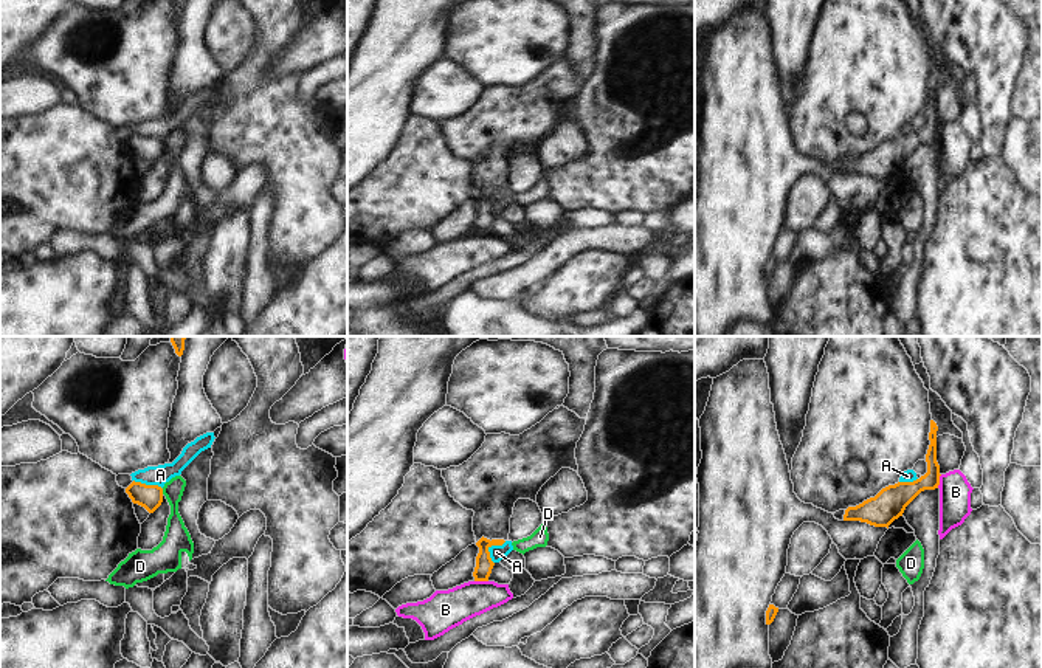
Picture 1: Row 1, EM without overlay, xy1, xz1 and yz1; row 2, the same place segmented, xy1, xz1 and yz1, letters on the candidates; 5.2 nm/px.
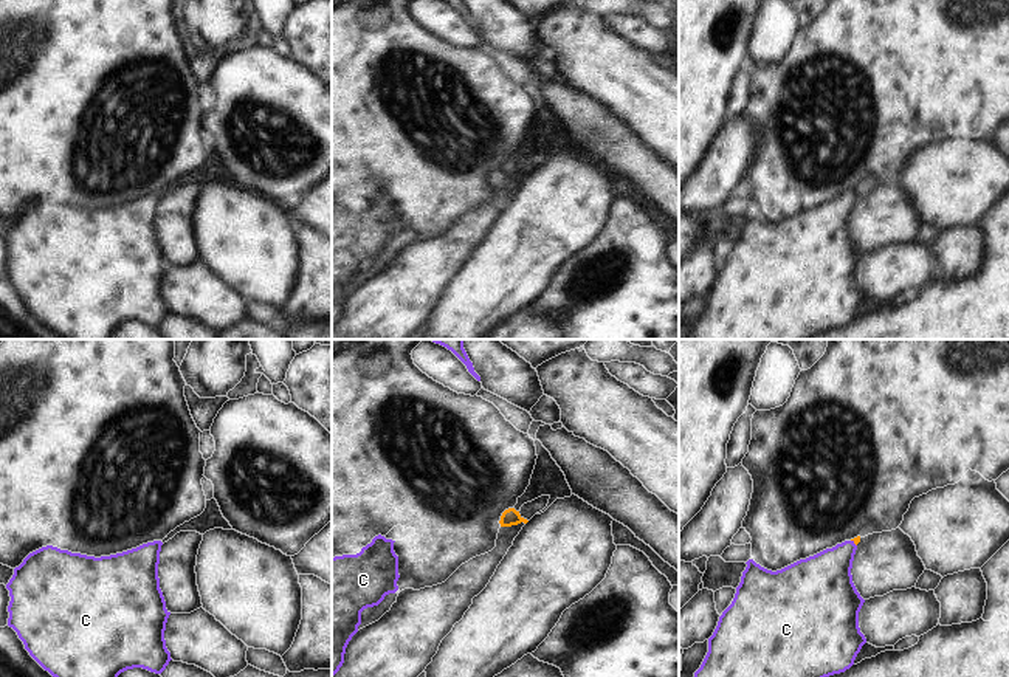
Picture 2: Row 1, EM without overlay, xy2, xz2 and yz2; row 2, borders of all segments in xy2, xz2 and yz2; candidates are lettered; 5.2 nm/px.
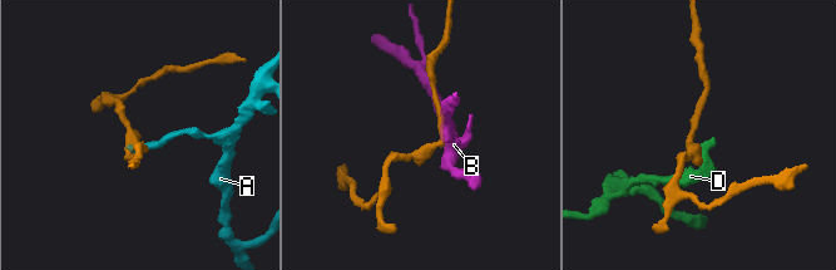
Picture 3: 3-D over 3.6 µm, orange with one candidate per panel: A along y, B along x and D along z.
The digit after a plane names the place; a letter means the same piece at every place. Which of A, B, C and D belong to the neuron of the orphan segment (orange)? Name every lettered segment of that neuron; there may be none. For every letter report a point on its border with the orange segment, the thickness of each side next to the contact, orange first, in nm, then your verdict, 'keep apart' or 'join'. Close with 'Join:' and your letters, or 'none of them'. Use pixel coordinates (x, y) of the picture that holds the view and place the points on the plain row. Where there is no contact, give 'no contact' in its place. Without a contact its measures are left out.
A: xz1 (490, 199) | 90/80 nm | keep apart
B: xz1 (481, 233) | 90/200 nm | keep apart
C: yz2 (854, 195) | 30/280 nm | join
D: xy1 (162, 144) | 130/130 nm | keep apart
Join: C

